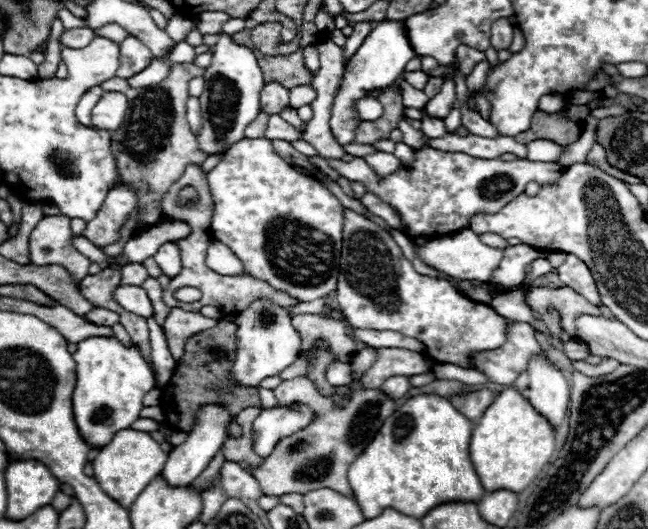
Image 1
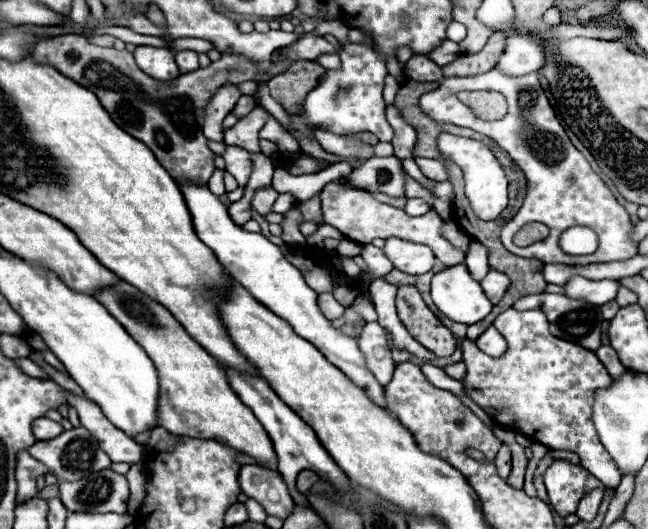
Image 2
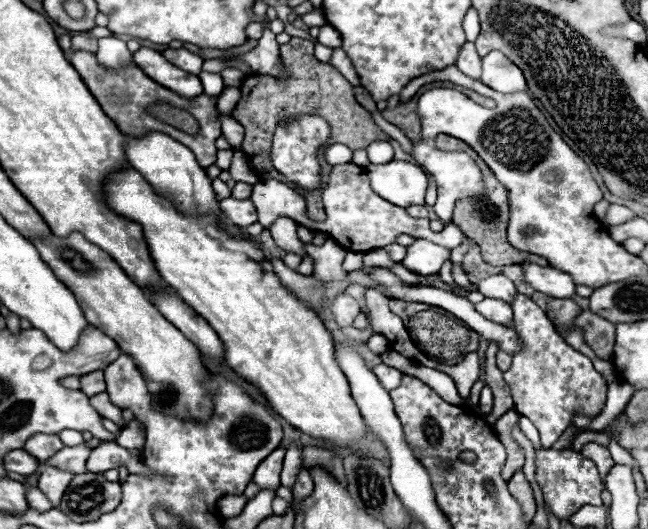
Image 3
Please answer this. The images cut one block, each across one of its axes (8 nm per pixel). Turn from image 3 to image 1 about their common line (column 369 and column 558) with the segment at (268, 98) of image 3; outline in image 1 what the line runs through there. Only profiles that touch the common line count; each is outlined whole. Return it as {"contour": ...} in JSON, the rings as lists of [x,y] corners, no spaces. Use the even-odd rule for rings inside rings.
{"contour":[[[538,110],[532,118],[530,130],[516,136],[516,140],[522,144],[530,144],[534,140],[552,140],[560,146],[566,146],[566,144],[576,142],[580,138],[580,134],[582,134],[582,122],[568,120],[566,114],[562,114],[562,112],[546,114],[542,110]]]}

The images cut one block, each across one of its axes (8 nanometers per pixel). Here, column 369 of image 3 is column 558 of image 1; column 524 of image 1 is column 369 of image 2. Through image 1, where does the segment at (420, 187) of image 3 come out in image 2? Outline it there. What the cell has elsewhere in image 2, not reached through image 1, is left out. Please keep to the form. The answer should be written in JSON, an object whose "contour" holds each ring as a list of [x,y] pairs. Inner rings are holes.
{"contour":[[[396,156],[390,158],[368,158],[358,170],[342,178],[344,184],[352,184],[362,190],[372,190],[386,194],[390,198],[402,198],[406,194],[406,176],[402,162]]]}

